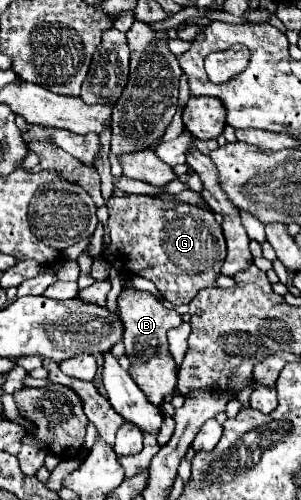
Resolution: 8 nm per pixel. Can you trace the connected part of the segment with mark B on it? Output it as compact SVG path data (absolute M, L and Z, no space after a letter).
M133 284L123 286L123 292L117 298L119 318L123 322L123 342L125 354L131 358L129 374L135 384L145 392L147 400L159 406L167 394L175 390L175 362L167 348L167 330L181 324L181 316L175 310L167 310L153 294L137 290Z

